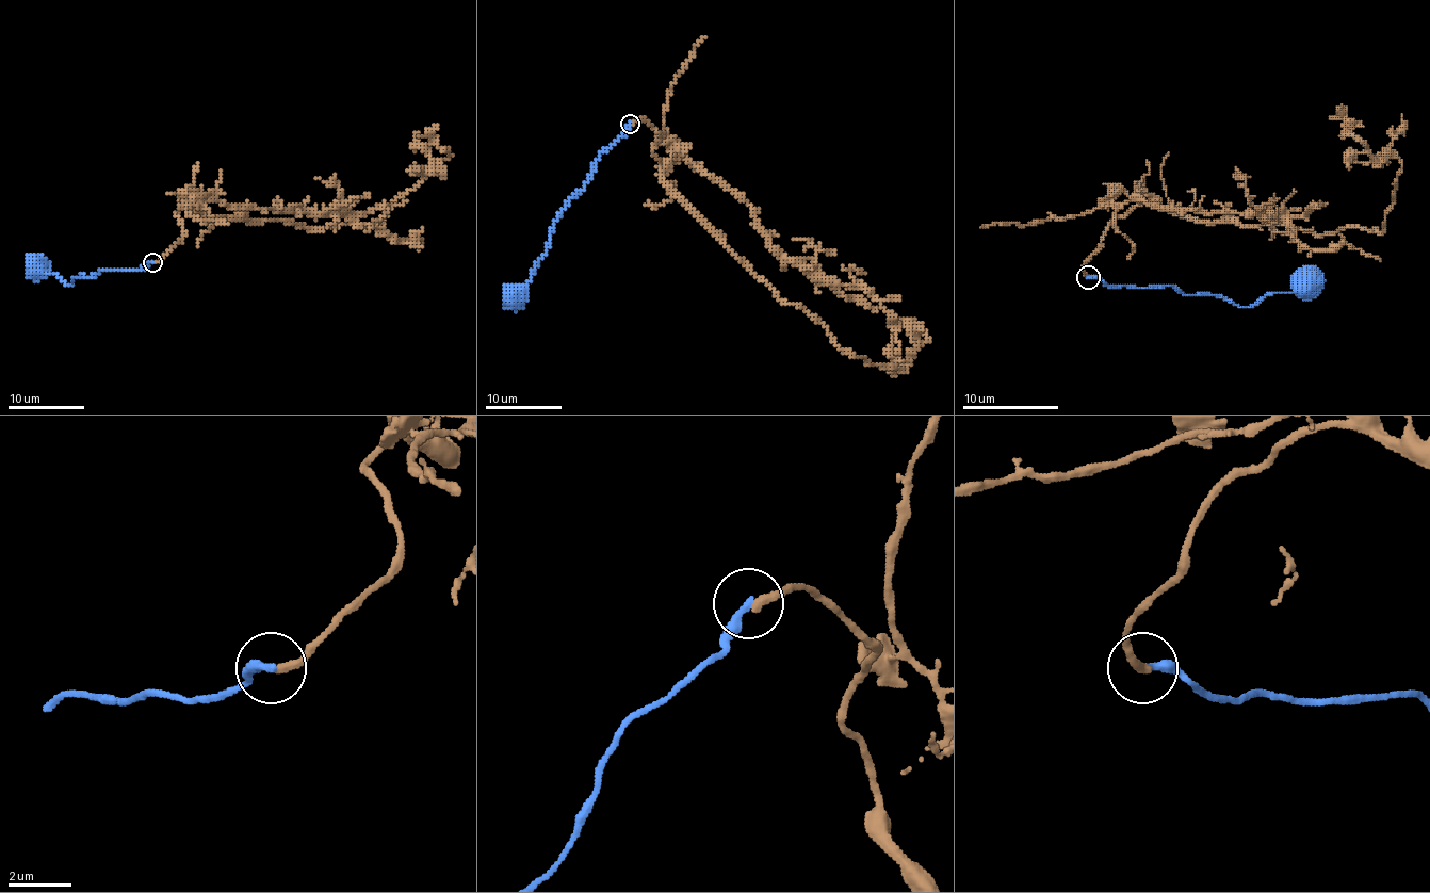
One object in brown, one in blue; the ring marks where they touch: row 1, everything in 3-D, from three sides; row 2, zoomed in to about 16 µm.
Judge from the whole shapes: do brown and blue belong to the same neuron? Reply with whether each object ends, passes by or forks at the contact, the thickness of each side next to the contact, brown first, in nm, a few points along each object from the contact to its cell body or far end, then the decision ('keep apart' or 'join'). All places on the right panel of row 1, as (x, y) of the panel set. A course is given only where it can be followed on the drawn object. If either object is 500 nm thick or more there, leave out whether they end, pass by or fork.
brown ends | blue ends | 280/300 nm | brown via (1089, 278), (1101, 237), (1144, 204), (1313, 234), (1380, 232), (1402, 162), (1378, 160), (1330, 116) | blue via (1089, 278), (1120, 288), (1175, 286), (1185, 295), (1214, 295), (1240, 307), (1265, 295), (1292, 292), (1307, 280) | join

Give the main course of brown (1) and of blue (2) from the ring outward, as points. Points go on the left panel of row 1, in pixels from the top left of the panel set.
1: (153, 263), (181, 238), (176, 215), (183, 204), (216, 217), (307, 228), (374, 227), (450, 157), (418, 135)
2: (153, 263), (128, 271), (100, 269), (92, 276), (77, 276), (69, 286), (38, 264)

